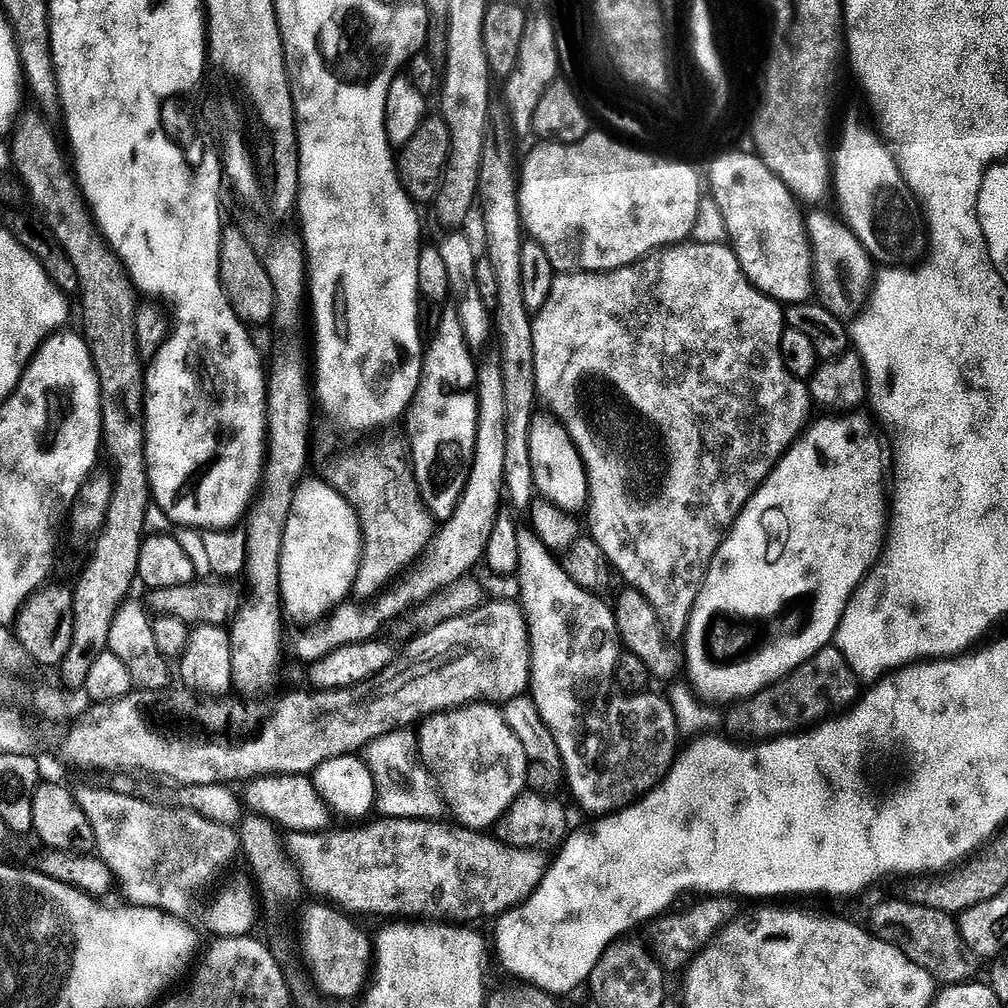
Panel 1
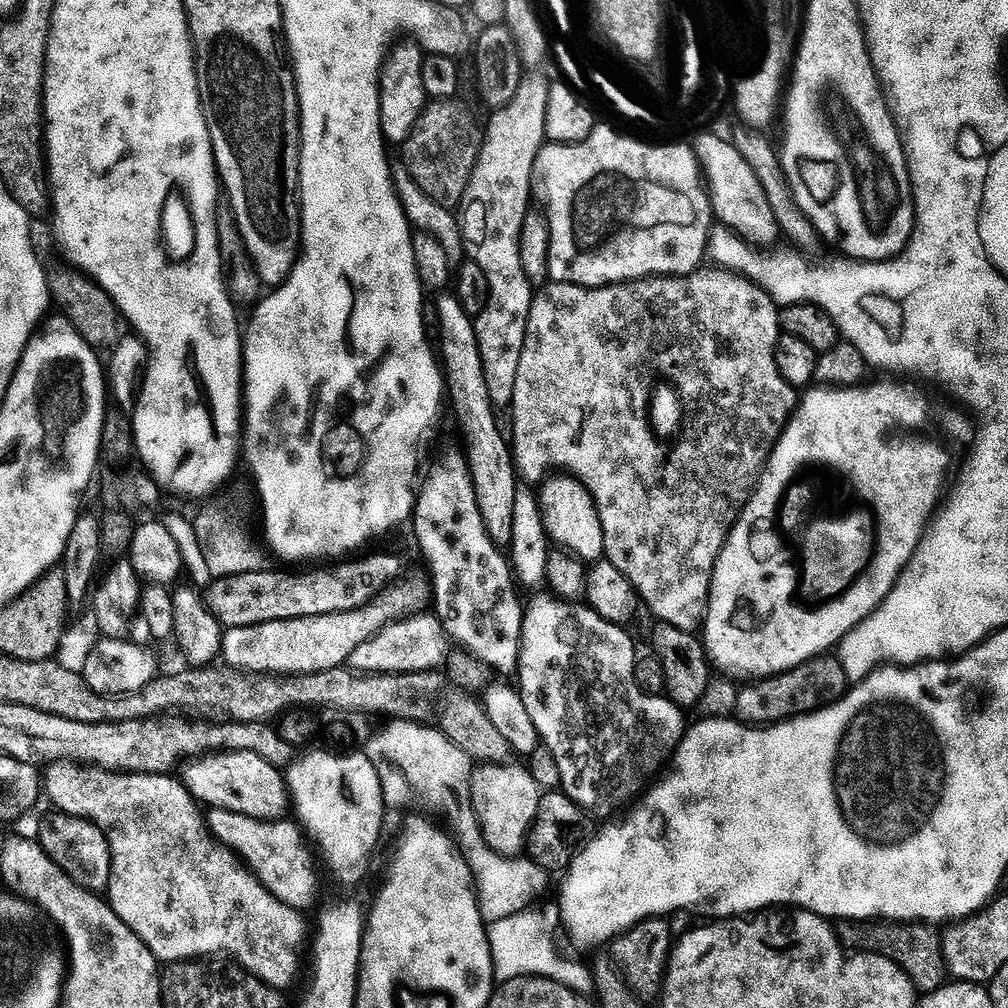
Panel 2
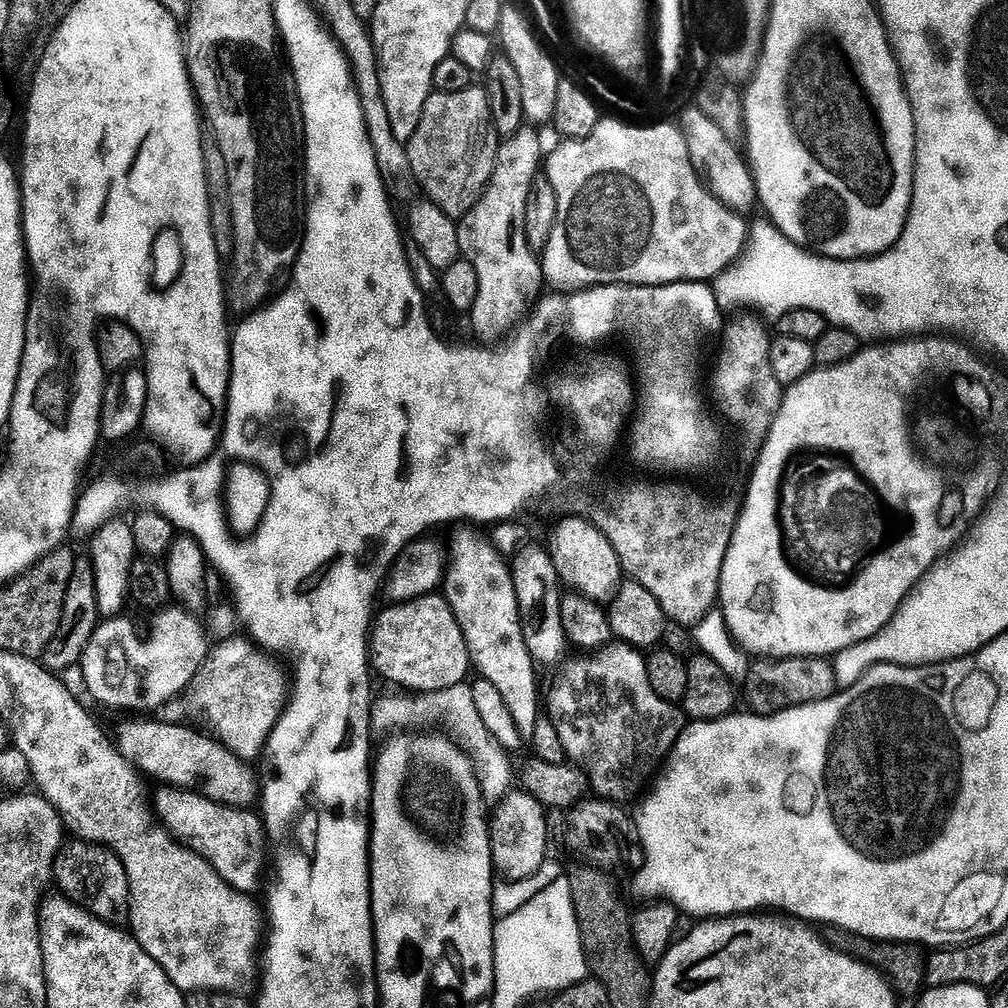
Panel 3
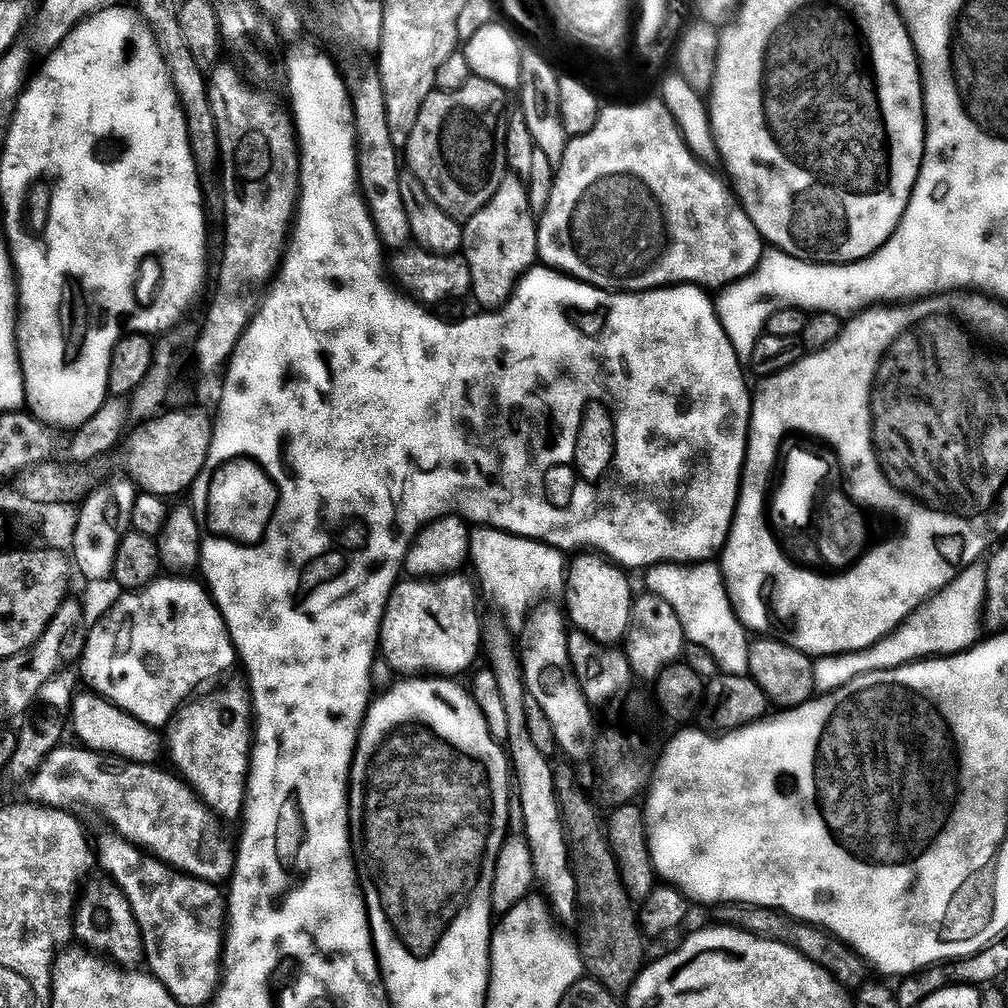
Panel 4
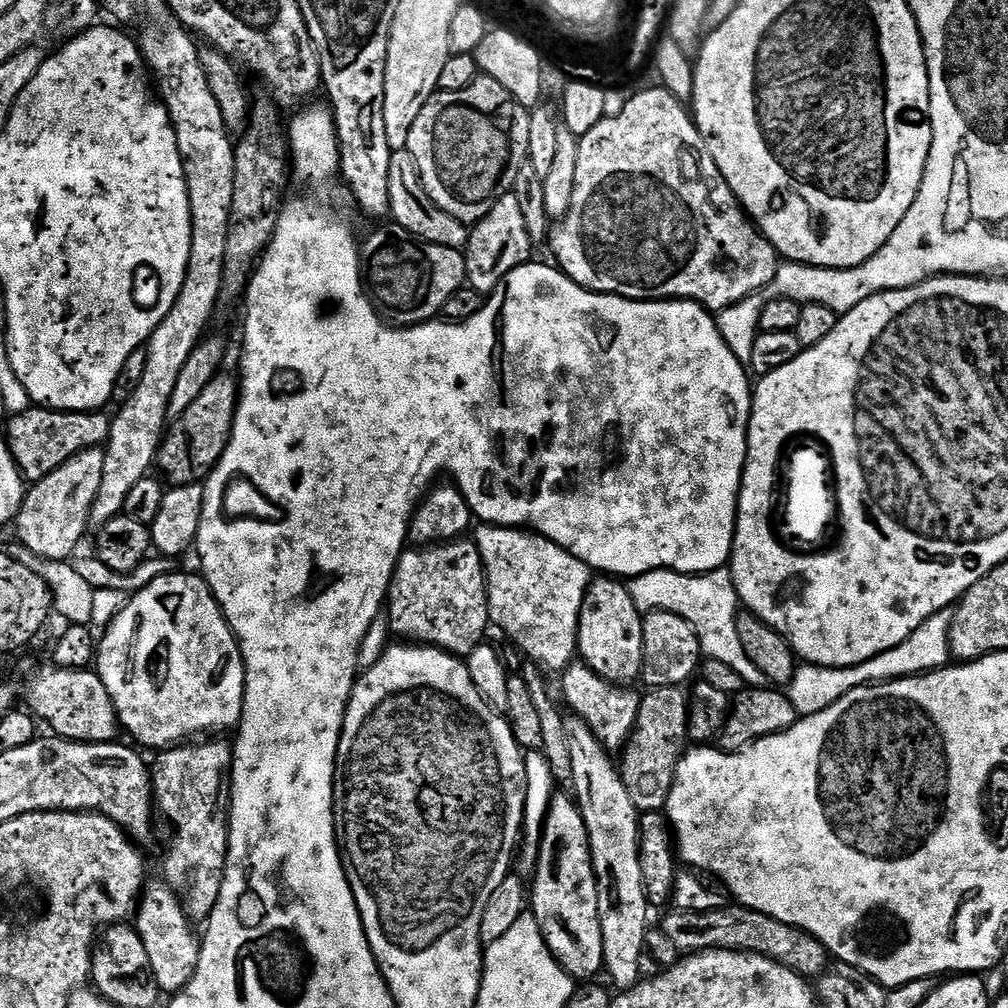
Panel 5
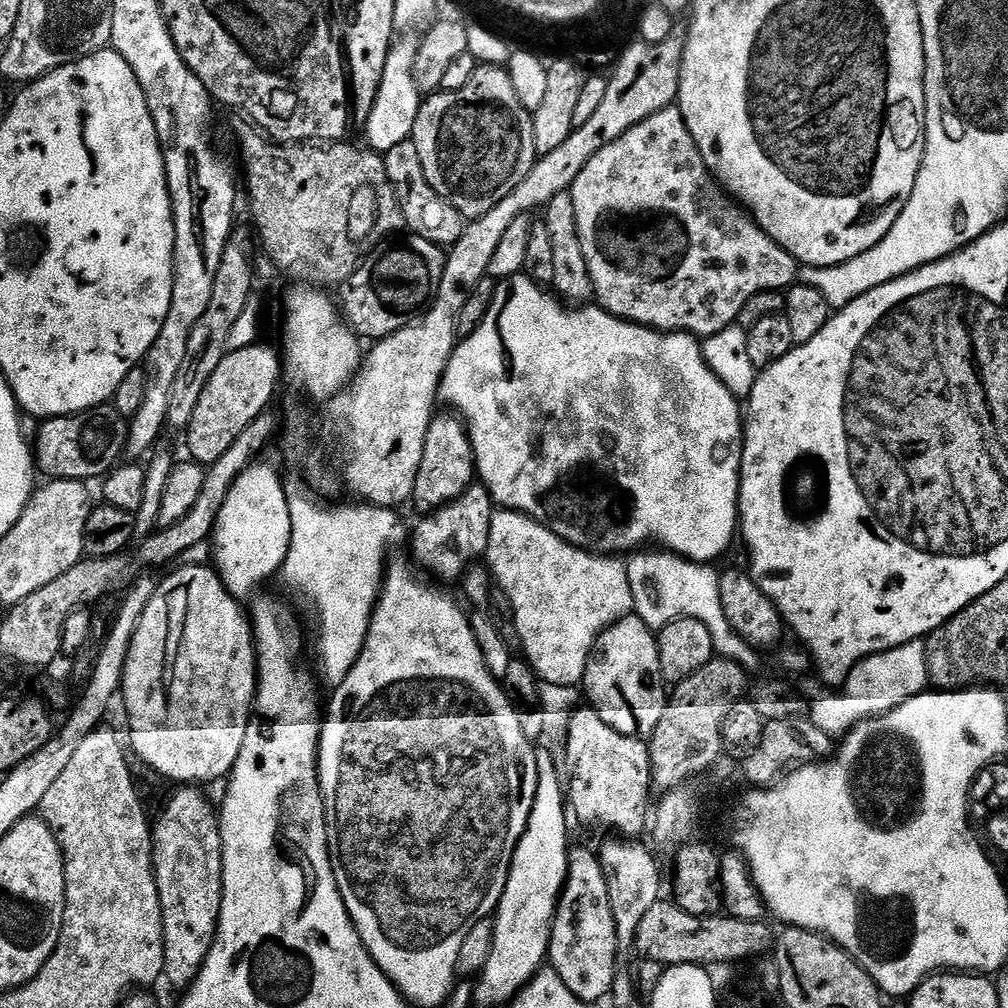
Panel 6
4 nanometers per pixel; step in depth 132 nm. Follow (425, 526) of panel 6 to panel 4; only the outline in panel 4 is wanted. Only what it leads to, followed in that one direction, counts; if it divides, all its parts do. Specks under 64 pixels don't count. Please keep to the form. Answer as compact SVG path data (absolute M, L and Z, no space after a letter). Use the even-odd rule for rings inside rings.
M453 574L430 580L408 578L393 588L380 623L378 648L394 671L404 672L400 674L408 678L420 678L425 674L432 678L456 678L459 672L466 671L475 662L476 655L481 655L482 625L480 612L476 609L476 592L471 582L462 577Z

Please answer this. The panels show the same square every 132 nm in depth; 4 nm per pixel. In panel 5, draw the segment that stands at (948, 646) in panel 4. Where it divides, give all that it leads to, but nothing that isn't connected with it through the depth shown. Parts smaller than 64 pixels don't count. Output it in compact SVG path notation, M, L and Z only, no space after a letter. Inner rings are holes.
M947 611L937 612L929 620L925 620L922 626L918 626L918 630L914 630L910 638L903 640L897 648L886 650L854 668L823 668L821 665L809 664L797 667L786 694L799 715L808 715L821 712L859 684L899 680L902 676L913 676L943 668L950 660L948 631L951 625L952 618Z

